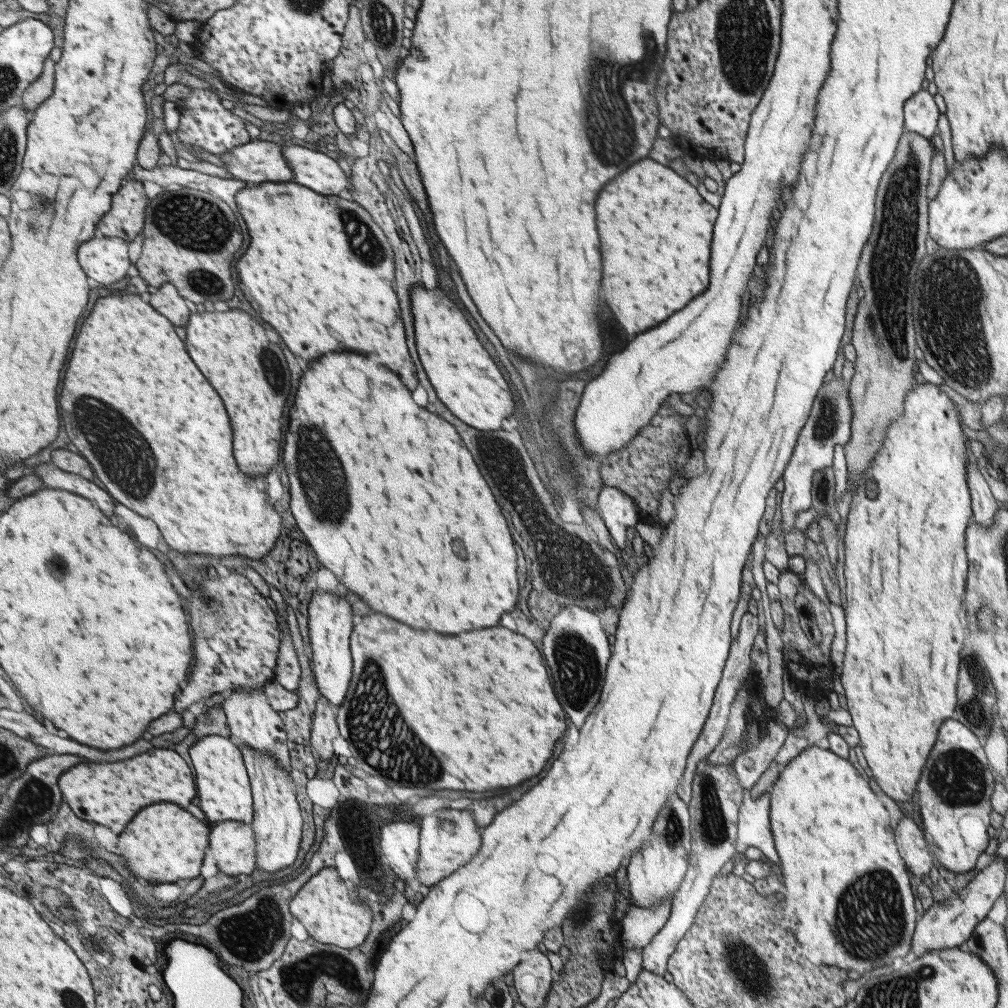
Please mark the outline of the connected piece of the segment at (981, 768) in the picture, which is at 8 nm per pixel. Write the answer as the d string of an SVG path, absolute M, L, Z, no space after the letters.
M947 718L939 728L933 748L914 794L913 806L918 810L922 838L933 854L937 867L962 873L973 869L977 856L987 846L987 814L989 796L996 782L983 743L966 725Z

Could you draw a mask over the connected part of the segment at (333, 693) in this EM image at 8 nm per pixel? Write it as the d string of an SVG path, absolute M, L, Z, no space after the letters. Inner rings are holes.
M315 592L309 607L309 643L312 648L311 670L322 697L331 704L343 704L353 678L352 636L357 617L351 604L335 592Z

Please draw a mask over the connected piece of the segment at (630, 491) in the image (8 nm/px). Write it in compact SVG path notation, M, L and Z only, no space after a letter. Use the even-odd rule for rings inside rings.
M673 407L661 408L661 412L657 412L657 420L653 420L653 424L649 424L637 440L600 459L599 472L603 485L627 493L637 505L640 520L645 523L656 524L655 510L661 490L665 490L669 476L673 476L671 472L682 472L683 465L688 461L690 448L687 446L686 420L687 416L681 416Z

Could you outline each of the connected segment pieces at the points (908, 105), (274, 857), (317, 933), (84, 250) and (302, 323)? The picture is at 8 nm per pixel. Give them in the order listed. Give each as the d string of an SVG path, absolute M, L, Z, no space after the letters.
M924 89L904 104L905 129L919 137L930 138L938 130L939 117L932 95Z
M239 744L244 752L244 761L248 767L248 773L252 780L252 790L256 806L255 819L252 826L255 830L257 841L257 872L279 872L291 864L295 864L297 855L303 846L303 811L295 791L289 787L291 772L281 768L277 758L257 752L255 748L249 748Z
M334 867L325 868L309 879L309 882L295 895L292 912L307 929L309 936L323 944L335 944L341 948L361 946L371 933L374 920L374 913L369 908L368 901L351 897L347 882Z
M116 236L93 237L81 245L80 261L97 285L109 286L119 282L127 277L131 266L128 241Z
M291 181L259 184L257 188L248 185L236 193L235 198L253 236L251 246L237 266L241 290L253 308L281 334L289 350L305 360L313 360L339 348L357 348L351 352L375 354L381 364L393 368L393 372L409 384L409 390L413 390L417 386L415 366L405 348L399 306L391 288L393 252L364 208L339 196L321 196Z

